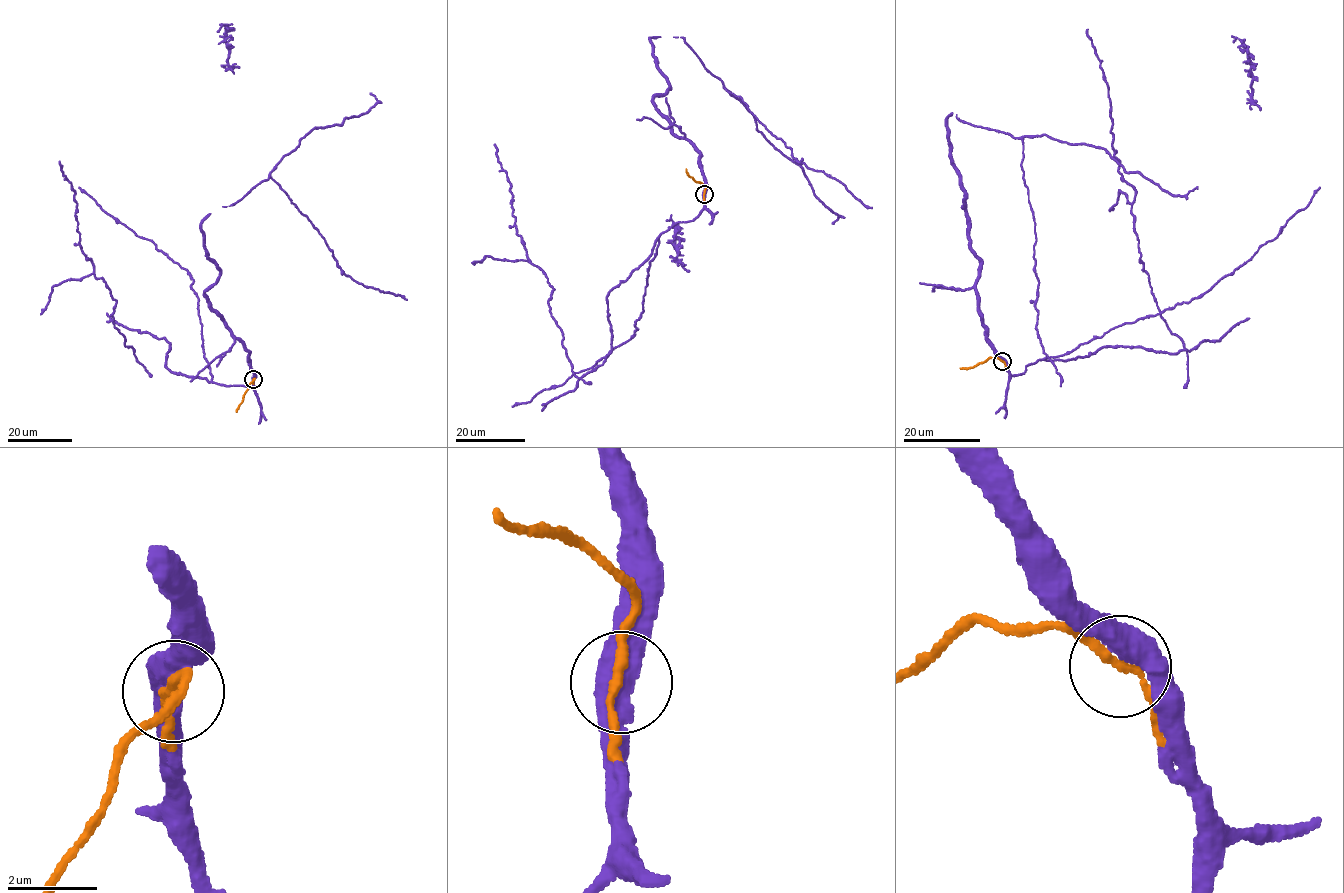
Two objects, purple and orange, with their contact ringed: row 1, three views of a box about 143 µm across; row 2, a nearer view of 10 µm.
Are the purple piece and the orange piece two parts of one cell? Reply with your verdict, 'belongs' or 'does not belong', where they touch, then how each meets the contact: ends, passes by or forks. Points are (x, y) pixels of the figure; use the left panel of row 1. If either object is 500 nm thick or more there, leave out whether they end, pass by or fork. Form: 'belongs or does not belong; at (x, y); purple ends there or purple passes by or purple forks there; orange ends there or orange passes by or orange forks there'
belongs; at (253, 379)

